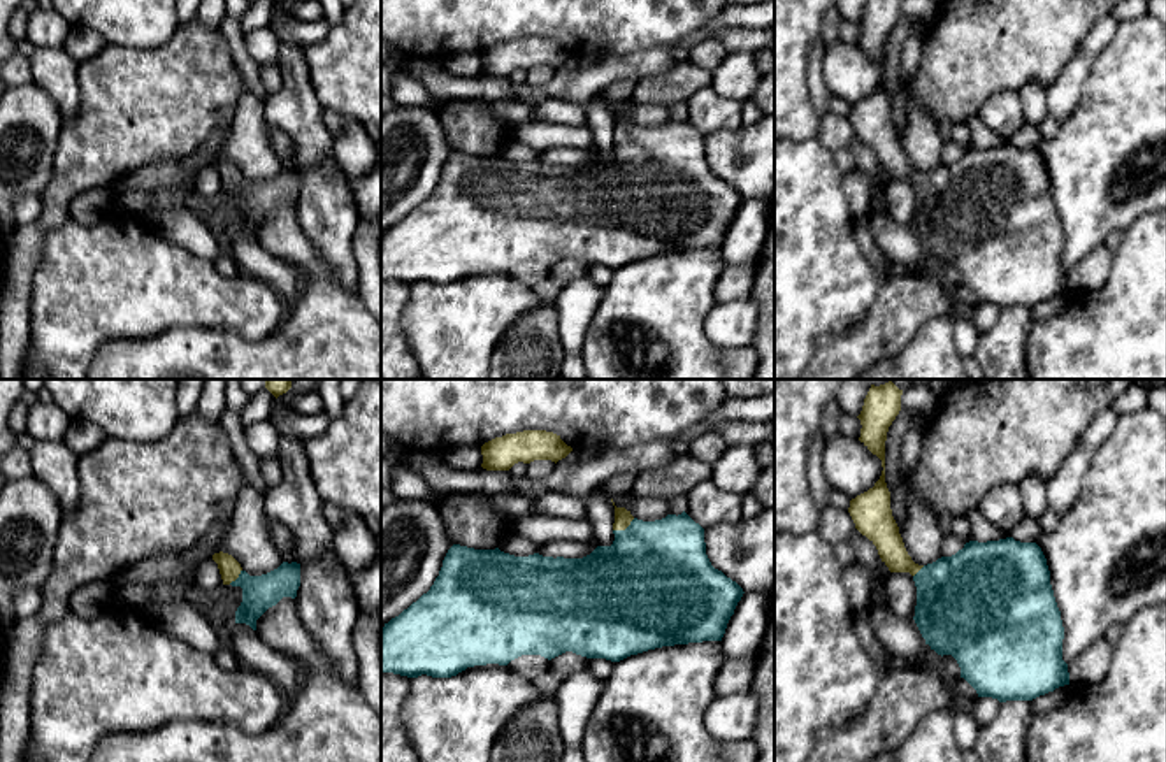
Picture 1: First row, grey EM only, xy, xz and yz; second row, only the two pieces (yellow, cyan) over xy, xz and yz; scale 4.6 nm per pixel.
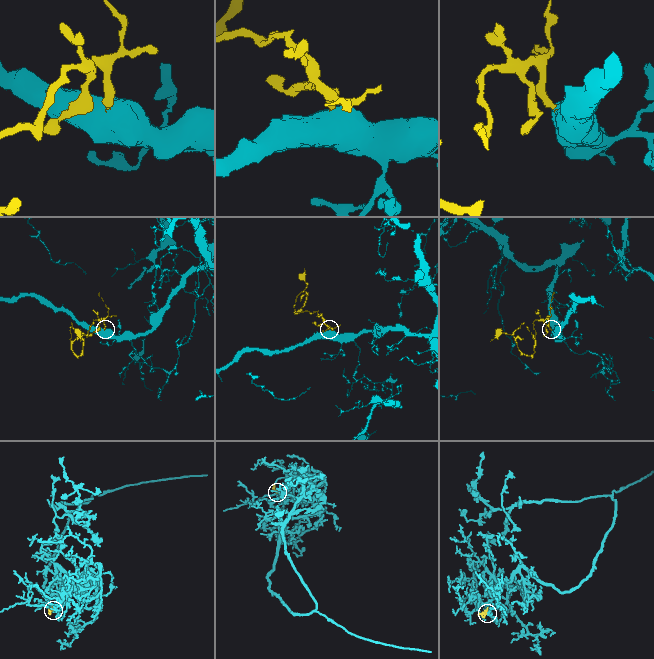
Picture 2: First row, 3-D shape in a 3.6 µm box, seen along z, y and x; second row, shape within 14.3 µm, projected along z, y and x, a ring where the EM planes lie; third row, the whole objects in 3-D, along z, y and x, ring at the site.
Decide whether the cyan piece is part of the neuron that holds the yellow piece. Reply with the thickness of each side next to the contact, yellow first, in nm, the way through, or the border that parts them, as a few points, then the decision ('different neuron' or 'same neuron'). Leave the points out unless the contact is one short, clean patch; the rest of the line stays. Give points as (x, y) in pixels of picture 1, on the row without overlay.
calibres 80 and 480 nm; way xz (622, 123), (624, 136), (655, 179); same neuron

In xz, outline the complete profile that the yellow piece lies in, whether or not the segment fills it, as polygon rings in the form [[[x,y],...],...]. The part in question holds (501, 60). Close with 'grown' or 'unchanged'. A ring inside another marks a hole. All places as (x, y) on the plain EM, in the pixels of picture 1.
[[[523,37],[495,44],[481,53],[486,77],[509,77],[515,70],[534,67],[558,68],[572,58],[560,42],[546,37]]] | unchanged

